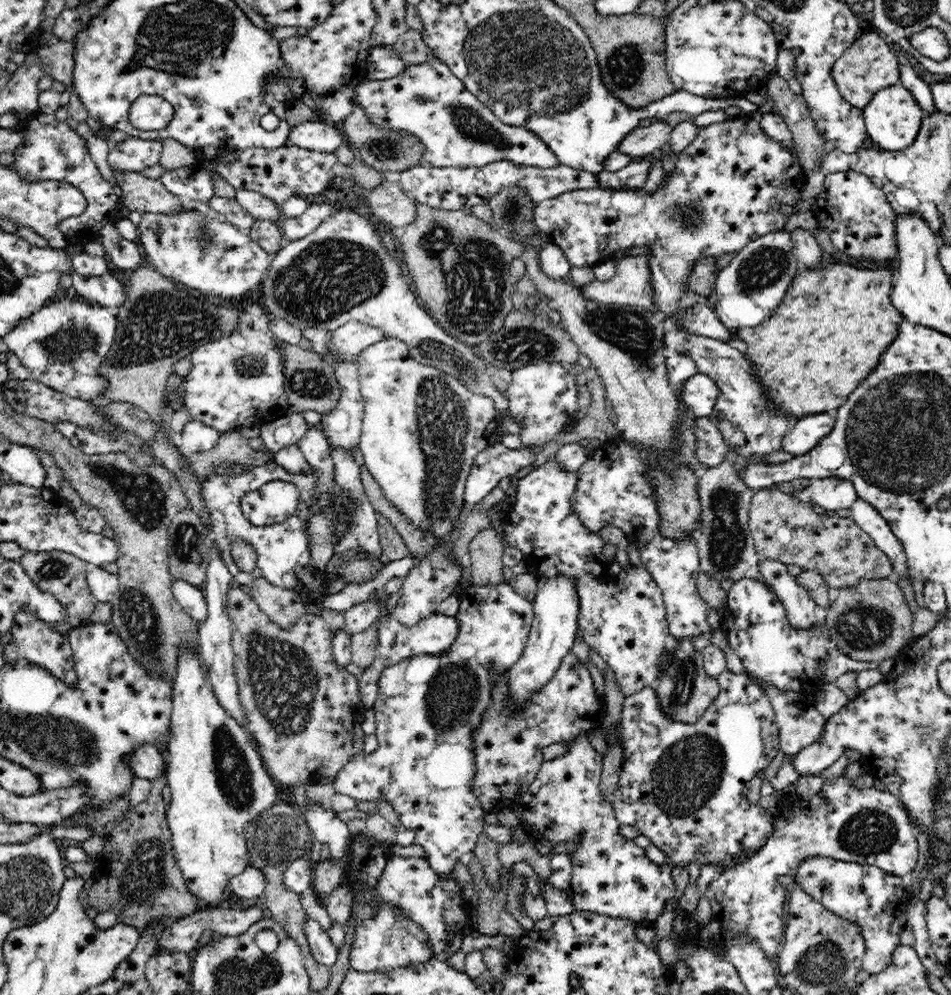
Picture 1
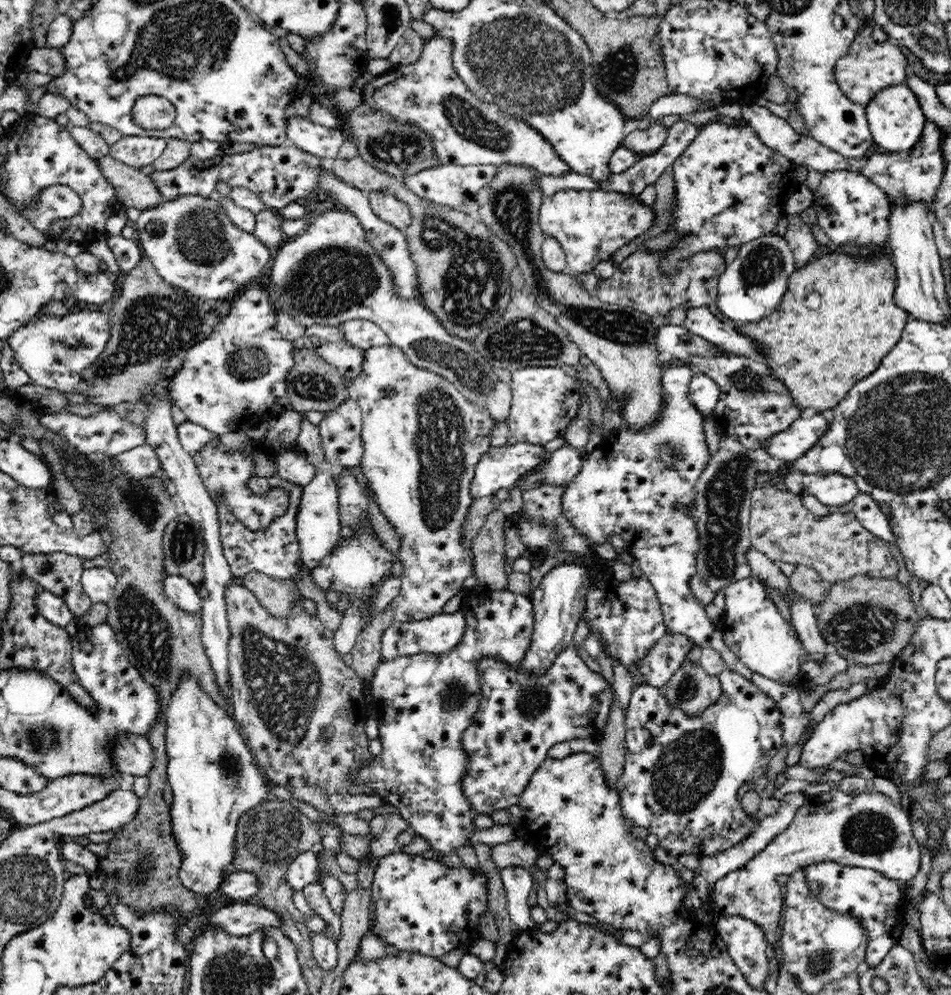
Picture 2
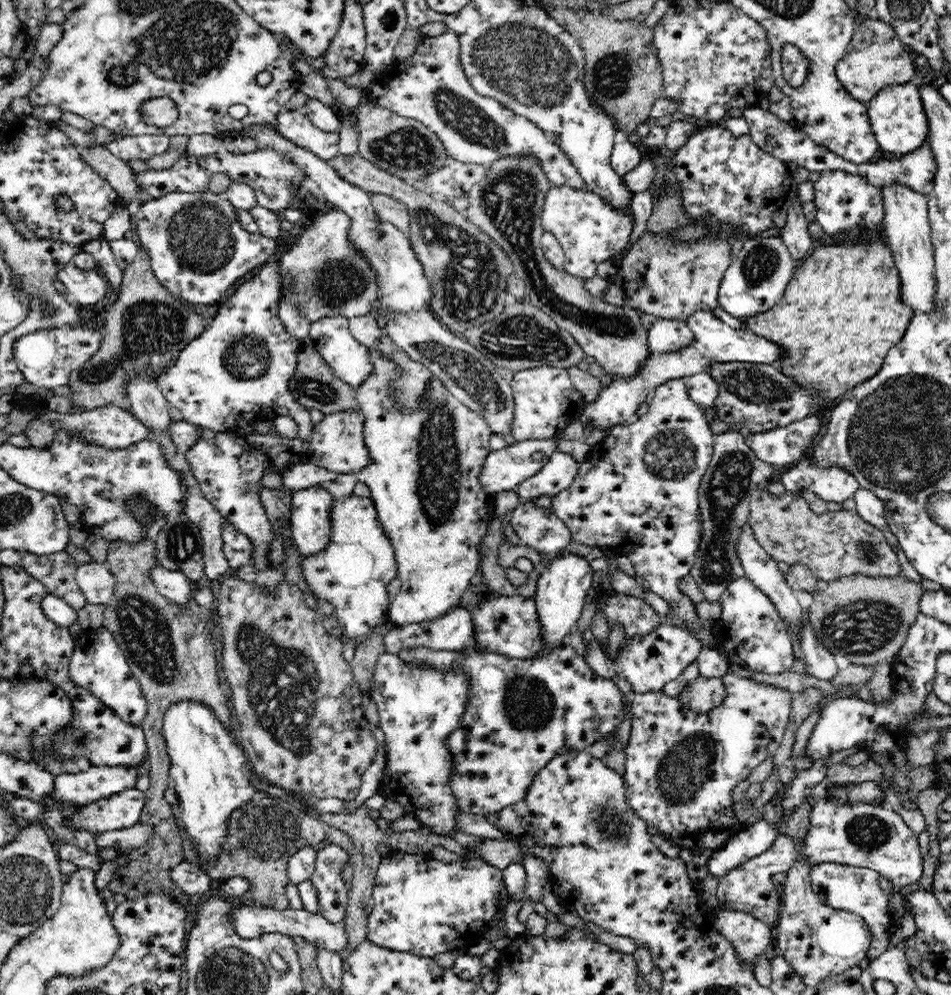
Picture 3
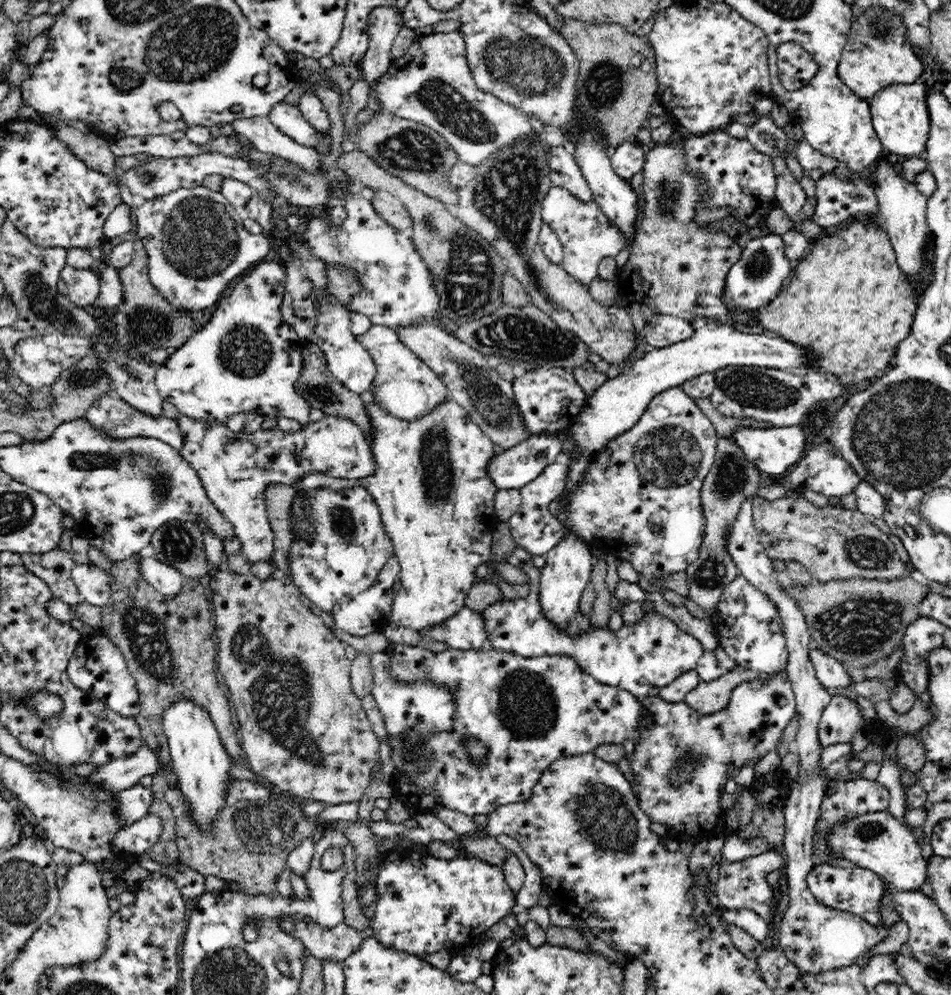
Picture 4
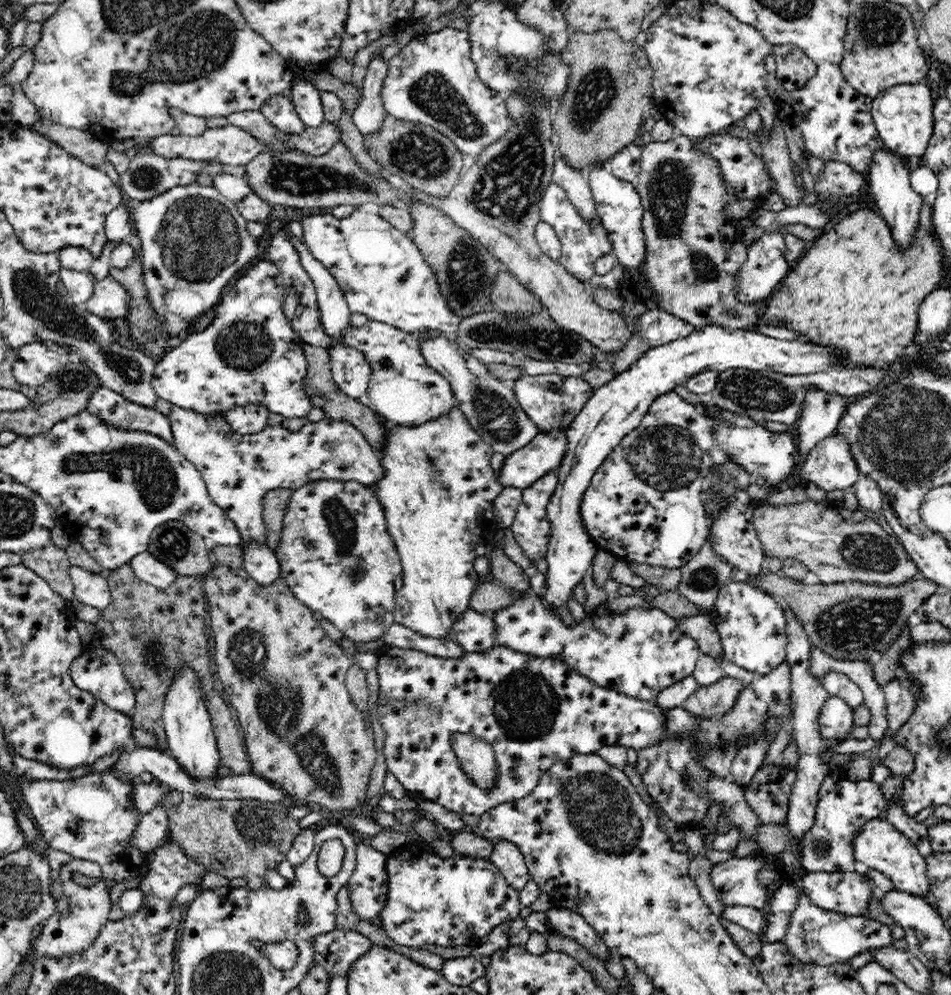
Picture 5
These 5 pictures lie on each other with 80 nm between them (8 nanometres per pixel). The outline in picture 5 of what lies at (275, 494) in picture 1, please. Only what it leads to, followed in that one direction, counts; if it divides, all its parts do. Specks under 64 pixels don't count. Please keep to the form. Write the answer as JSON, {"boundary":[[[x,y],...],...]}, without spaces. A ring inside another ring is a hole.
{"boundary":[[[172,406],[168,414],[172,427],[172,445],[196,469],[206,483],[208,492],[230,520],[239,529],[241,546],[246,544],[265,544],[266,525],[262,514],[264,495],[274,489],[296,489],[316,480],[354,480],[367,487],[375,486],[383,478],[384,467],[380,456],[365,436],[353,424],[326,418],[321,421],[309,421],[300,430],[292,432],[280,425],[267,425],[260,432],[242,435],[234,432],[226,422],[222,412],[213,414],[198,413],[191,409]]]}

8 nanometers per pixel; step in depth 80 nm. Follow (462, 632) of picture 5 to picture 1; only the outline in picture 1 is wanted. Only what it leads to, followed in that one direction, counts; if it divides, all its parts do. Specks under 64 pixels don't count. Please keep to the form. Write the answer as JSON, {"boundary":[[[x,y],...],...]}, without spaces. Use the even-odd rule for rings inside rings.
{"boundary":[[[385,585],[373,592],[373,600],[379,602],[380,612],[379,621],[377,622],[377,637],[379,638],[376,647],[377,663],[381,667],[399,664],[412,656],[423,658],[448,651],[454,640],[457,639],[459,631],[459,621],[454,616],[444,615],[434,612],[430,616],[423,618],[418,624],[407,627],[402,624],[394,613],[389,612],[386,602],[389,598],[389,585]]]}

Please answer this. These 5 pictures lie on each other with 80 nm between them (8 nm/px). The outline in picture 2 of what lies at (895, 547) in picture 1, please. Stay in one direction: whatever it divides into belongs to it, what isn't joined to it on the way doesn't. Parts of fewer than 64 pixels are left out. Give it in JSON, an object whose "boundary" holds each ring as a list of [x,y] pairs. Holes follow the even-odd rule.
{"boundary":[[[858,492],[853,501],[853,513],[864,528],[870,529],[876,536],[882,537],[883,541],[888,544],[896,540],[888,517],[882,512],[876,499],[865,492]]]}

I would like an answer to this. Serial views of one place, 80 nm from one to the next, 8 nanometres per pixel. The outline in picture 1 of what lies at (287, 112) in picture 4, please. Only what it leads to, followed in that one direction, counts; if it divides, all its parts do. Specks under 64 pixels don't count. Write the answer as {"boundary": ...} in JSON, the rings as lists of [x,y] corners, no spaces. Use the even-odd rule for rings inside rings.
{"boundary":[[[318,119],[303,121],[292,127],[289,140],[300,148],[326,153],[334,153],[340,145],[345,143],[344,136],[334,123]]]}

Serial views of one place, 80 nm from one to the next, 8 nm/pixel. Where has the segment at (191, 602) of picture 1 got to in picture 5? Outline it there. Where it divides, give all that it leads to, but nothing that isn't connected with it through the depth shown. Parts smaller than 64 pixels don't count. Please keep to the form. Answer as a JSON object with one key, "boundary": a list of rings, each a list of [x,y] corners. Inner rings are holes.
{"boundary":[[[148,550],[136,554],[129,563],[130,567],[134,569],[134,574],[140,580],[154,585],[160,590],[169,589],[172,582],[176,580],[175,570],[162,564]]]}

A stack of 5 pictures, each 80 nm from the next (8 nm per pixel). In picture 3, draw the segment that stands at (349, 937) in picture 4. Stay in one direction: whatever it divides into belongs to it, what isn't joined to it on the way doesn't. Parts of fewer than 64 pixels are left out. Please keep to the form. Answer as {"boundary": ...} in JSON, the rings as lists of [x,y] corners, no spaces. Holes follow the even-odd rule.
{"boundary":[[[244,905],[235,910],[235,930],[241,939],[252,940],[257,939],[265,933],[276,933],[296,938],[300,936],[308,943],[314,945],[314,948],[322,947],[328,951],[334,951],[341,954],[343,948],[346,948],[348,935],[342,922],[330,923],[320,913],[311,913],[304,909],[296,910],[288,908],[288,910],[274,910],[270,907],[252,907],[252,905]]]}

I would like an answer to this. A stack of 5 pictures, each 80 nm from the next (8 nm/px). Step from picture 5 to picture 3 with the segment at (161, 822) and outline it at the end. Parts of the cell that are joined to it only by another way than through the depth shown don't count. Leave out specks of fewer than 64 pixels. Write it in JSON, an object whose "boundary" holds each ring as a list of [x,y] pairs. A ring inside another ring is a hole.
{"boundary":[[[138,822],[128,828],[101,832],[96,835],[96,844],[100,847],[110,847],[116,850],[142,848],[151,839],[153,828],[151,824]]]}

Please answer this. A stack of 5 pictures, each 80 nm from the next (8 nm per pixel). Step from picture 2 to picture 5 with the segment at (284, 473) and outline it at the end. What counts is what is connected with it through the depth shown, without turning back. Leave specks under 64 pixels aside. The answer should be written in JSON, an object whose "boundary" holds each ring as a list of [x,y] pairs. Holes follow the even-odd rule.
{"boundary":[[[457,406],[452,407],[451,411],[448,411],[444,418],[432,419],[427,423],[422,423],[418,427],[408,428],[394,425],[383,419],[382,421],[386,428],[387,442],[383,451],[381,453],[377,452],[377,454],[380,456],[380,461],[384,467],[384,474],[383,478],[375,486],[372,486],[371,489],[378,497],[380,504],[383,504],[385,516],[387,517],[387,529],[395,540],[401,560],[402,570],[400,575],[402,576],[403,585],[398,589],[395,596],[393,619],[396,623],[408,627],[424,637],[450,639],[451,628],[455,626],[456,620],[462,616],[463,612],[470,608],[472,593],[481,581],[484,580],[476,573],[474,560],[478,556],[488,557],[489,550],[493,546],[494,537],[501,530],[495,517],[495,498],[503,491],[504,486],[497,479],[497,473],[490,467],[493,450],[488,446],[488,443],[484,443],[478,432],[468,423],[466,415]]]}

